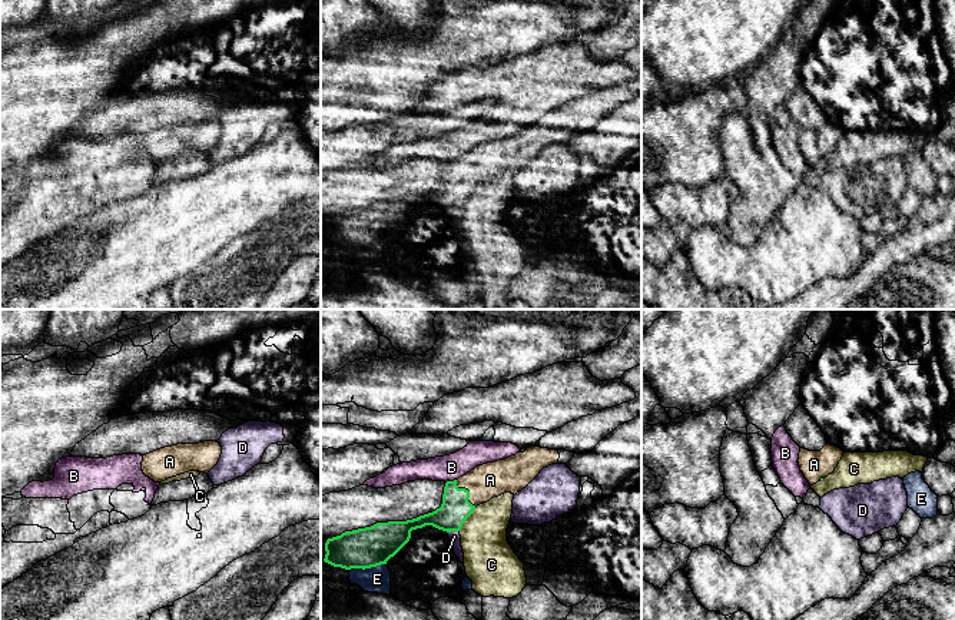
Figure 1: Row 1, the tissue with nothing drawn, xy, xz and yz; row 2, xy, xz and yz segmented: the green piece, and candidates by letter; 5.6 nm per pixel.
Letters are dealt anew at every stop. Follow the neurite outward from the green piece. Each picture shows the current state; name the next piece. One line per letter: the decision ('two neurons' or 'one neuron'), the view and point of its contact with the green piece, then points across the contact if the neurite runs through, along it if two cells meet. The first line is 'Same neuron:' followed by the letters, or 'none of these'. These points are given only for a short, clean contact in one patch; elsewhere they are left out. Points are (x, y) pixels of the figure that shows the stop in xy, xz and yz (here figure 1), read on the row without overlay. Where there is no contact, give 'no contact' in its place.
Same neuron: A
A: one neuron; meets green in xz at (468, 171); runs through xz (456, 188), (468, 171), (490, 159)
B: two neurons; meets green in xz at (450, 161)
C: two neurons; meets green in xz at (467, 196); border along xz (476, 186), (458, 209)
D: two neurons; meets green in xz at (453, 209)
E: two neurons; meets green in xz at (368, 246)

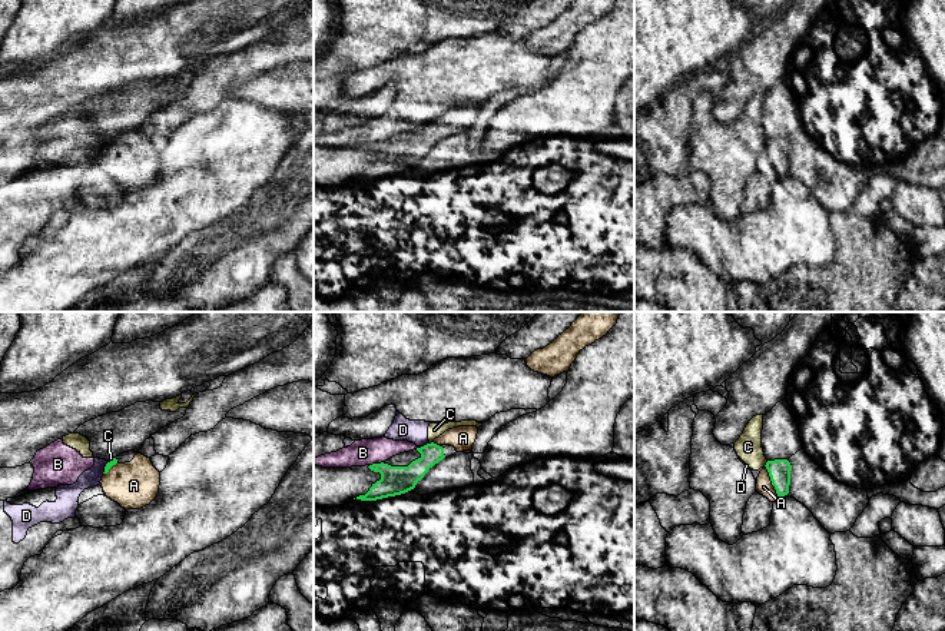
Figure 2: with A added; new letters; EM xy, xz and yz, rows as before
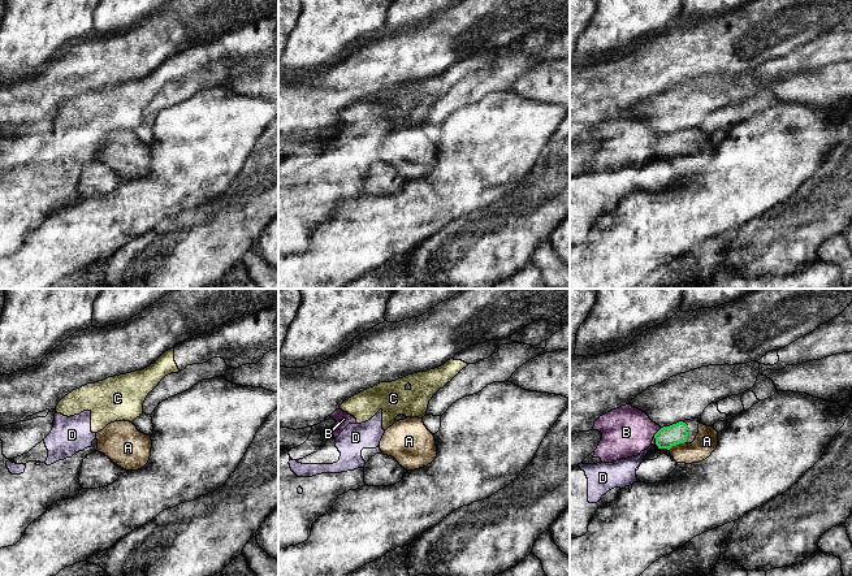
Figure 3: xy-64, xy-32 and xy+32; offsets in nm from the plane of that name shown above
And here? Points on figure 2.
Same neuron: A
A: one neuron; meets green in yz at (772, 162); runs through yz (779, 149), (772, 162), (763, 166)
B: two neurons; meets green in xz at (375, 143)
C: two neurons; meets green in yz at (766, 143); border along yz (768, 140), (763, 145)
D: two neurons; meets green in xz at (424, 125)

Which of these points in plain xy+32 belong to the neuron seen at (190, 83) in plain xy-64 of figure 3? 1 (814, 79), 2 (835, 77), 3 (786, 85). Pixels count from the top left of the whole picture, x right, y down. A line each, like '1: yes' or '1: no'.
1: no
2: no
3: no

